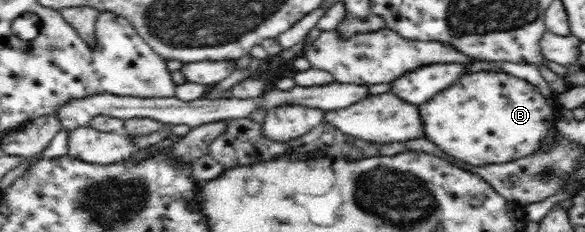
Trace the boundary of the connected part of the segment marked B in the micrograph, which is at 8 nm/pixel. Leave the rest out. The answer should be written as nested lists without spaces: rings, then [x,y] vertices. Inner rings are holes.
[[[474,72],[466,74],[450,88],[434,95],[427,103],[418,106],[424,128],[424,137],[449,157],[462,160],[472,166],[499,164],[533,155],[539,152],[546,133],[554,128],[557,110],[549,110],[548,99],[524,79],[505,72]]]

